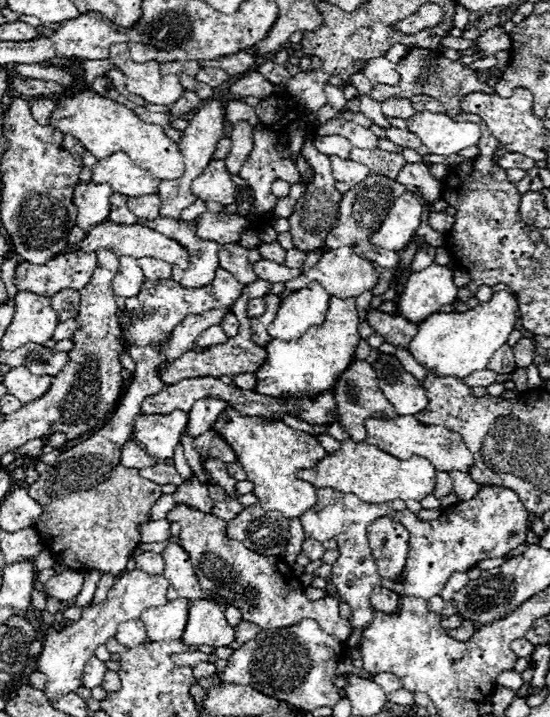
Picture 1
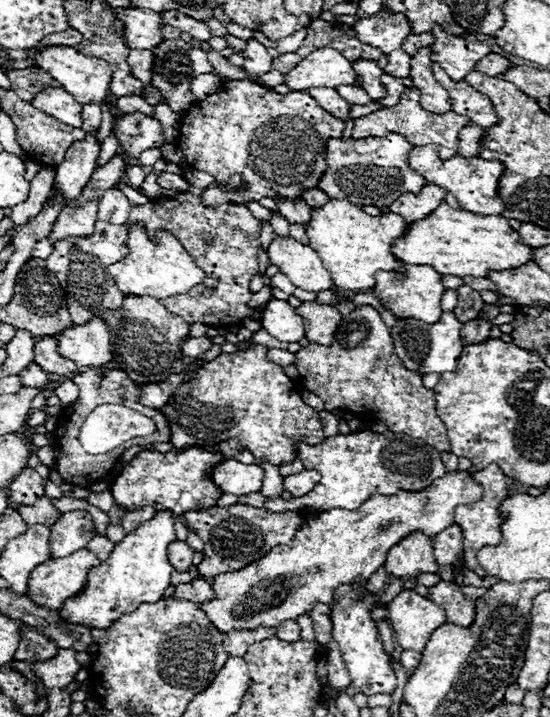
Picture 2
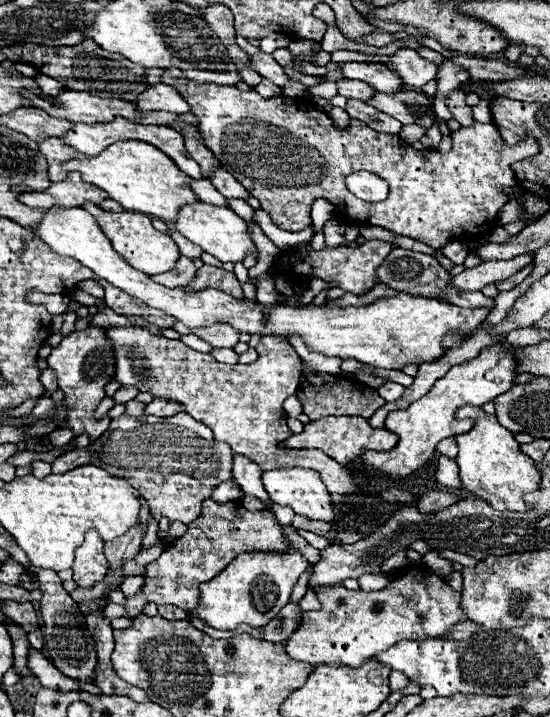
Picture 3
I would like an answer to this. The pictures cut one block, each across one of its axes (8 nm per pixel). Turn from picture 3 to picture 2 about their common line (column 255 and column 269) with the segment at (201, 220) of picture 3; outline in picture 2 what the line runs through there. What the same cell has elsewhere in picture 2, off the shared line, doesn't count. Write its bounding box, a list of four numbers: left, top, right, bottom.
[268,234,332,292]

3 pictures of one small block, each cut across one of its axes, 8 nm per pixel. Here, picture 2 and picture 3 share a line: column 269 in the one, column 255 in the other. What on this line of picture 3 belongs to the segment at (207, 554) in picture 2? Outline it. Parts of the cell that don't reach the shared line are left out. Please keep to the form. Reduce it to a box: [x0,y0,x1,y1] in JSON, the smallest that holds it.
[126,500,292,618]

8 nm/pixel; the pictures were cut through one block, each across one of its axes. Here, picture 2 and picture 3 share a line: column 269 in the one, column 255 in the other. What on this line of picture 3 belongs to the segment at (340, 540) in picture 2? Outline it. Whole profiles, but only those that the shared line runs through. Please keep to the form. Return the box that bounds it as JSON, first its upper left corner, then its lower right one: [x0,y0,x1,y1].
[190,550,310,630]

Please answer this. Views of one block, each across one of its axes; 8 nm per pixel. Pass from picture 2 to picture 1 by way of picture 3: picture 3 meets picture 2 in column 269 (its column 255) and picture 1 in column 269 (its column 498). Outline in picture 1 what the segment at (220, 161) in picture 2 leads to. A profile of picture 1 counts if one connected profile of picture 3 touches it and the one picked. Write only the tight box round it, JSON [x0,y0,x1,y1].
[238,126,300,228]

